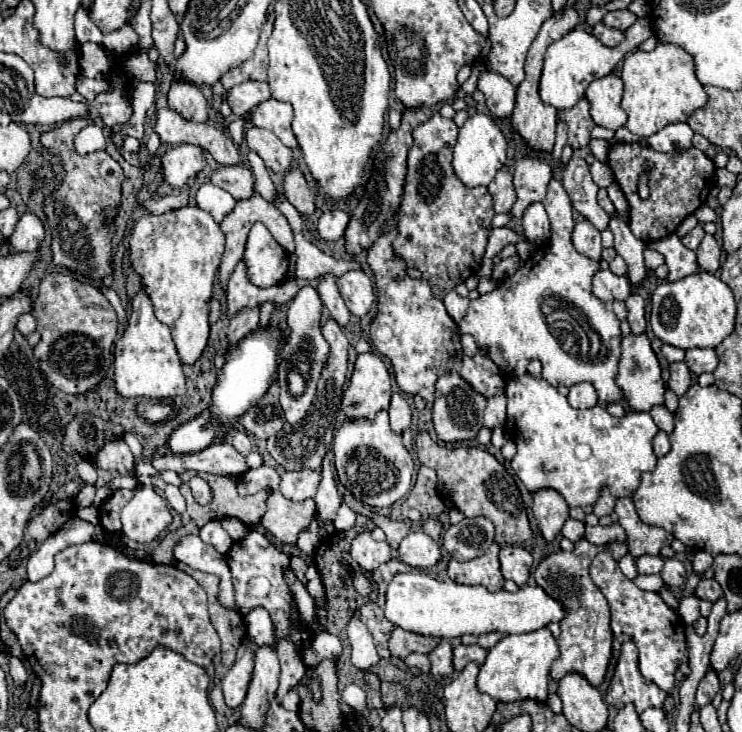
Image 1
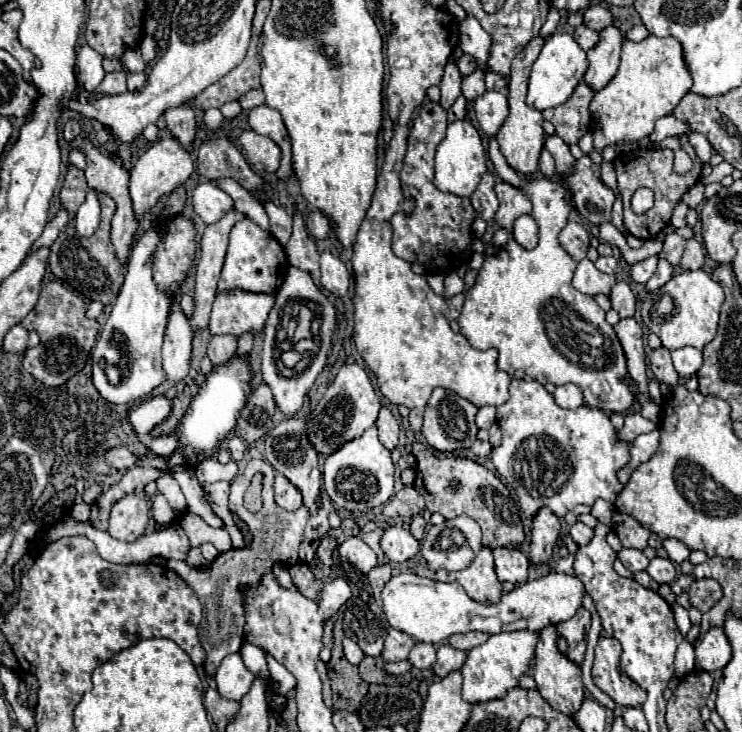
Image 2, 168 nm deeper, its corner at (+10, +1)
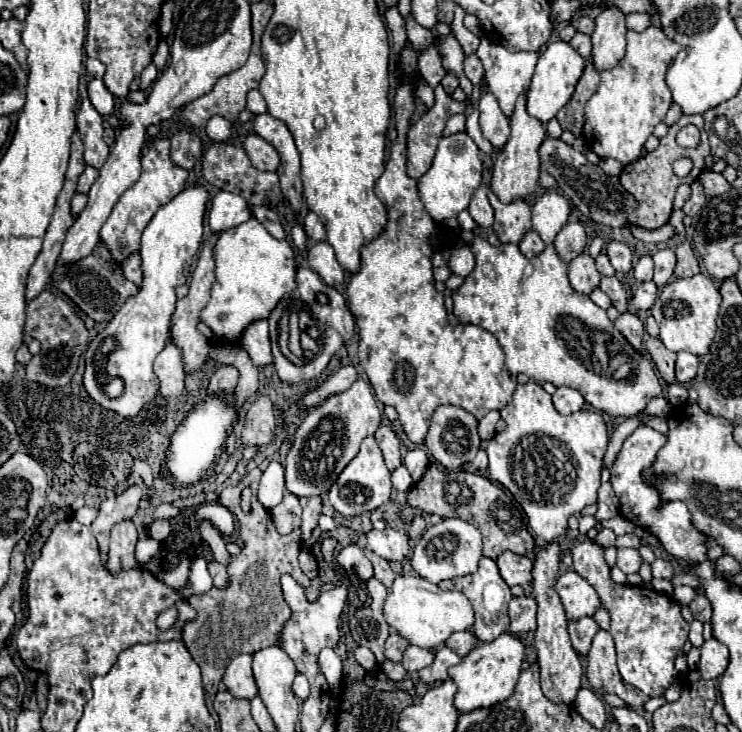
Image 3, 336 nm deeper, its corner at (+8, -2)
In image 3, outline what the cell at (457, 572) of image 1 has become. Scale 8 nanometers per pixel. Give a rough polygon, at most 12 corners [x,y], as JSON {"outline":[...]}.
{"outline":[[492,559],[452,583],[476,613],[474,635],[508,631],[510,587]]}

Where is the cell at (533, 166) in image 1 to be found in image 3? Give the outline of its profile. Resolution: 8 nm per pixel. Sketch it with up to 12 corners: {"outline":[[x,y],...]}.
{"outline":[[488,191],[502,243],[520,243],[532,229],[524,199],[502,203]]}

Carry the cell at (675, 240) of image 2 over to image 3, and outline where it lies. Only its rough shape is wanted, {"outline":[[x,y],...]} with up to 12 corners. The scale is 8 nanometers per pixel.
{"outline":[[672,249],[654,253],[654,283],[662,289],[674,275]]}

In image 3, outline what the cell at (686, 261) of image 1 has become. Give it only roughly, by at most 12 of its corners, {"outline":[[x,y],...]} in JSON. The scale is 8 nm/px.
{"outline":[[646,281],[634,293],[632,305],[648,311],[654,305],[658,287]]}

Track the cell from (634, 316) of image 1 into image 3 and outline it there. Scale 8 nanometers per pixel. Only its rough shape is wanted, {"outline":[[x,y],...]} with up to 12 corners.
{"outline":[[602,277],[600,289],[618,313],[628,309],[628,291],[616,277]]}

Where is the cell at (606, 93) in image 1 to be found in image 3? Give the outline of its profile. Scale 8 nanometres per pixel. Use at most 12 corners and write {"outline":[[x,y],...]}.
{"outline":[[616,7],[596,17],[592,63],[616,67],[626,51],[626,21]]}

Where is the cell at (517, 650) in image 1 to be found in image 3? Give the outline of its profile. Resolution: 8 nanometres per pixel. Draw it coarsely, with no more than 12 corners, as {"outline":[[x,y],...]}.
{"outline":[[504,633],[448,669],[460,713],[506,701],[526,651]]}

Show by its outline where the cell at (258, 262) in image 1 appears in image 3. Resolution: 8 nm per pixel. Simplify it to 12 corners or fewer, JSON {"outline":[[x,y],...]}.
{"outline":[[260,221],[220,233],[202,321],[236,343],[296,287],[294,251]]}

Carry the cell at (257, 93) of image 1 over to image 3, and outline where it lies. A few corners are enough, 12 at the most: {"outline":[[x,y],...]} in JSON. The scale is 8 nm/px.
{"outline":[[258,89],[248,93],[246,109],[266,113],[266,101]]}

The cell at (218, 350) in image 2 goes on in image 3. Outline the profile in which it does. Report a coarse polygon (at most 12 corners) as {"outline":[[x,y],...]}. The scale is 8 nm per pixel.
{"outline":[[216,367],[208,391],[232,395],[238,369]]}

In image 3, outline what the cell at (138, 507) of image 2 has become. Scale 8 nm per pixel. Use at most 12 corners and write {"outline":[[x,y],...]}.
{"outline":[[132,519],[110,533],[108,571],[138,567],[138,531]]}

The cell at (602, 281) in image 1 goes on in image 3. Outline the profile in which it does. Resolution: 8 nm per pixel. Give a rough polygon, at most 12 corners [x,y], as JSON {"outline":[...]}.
{"outline":[[584,251],[570,261],[568,279],[578,293],[590,295],[602,275]]}

